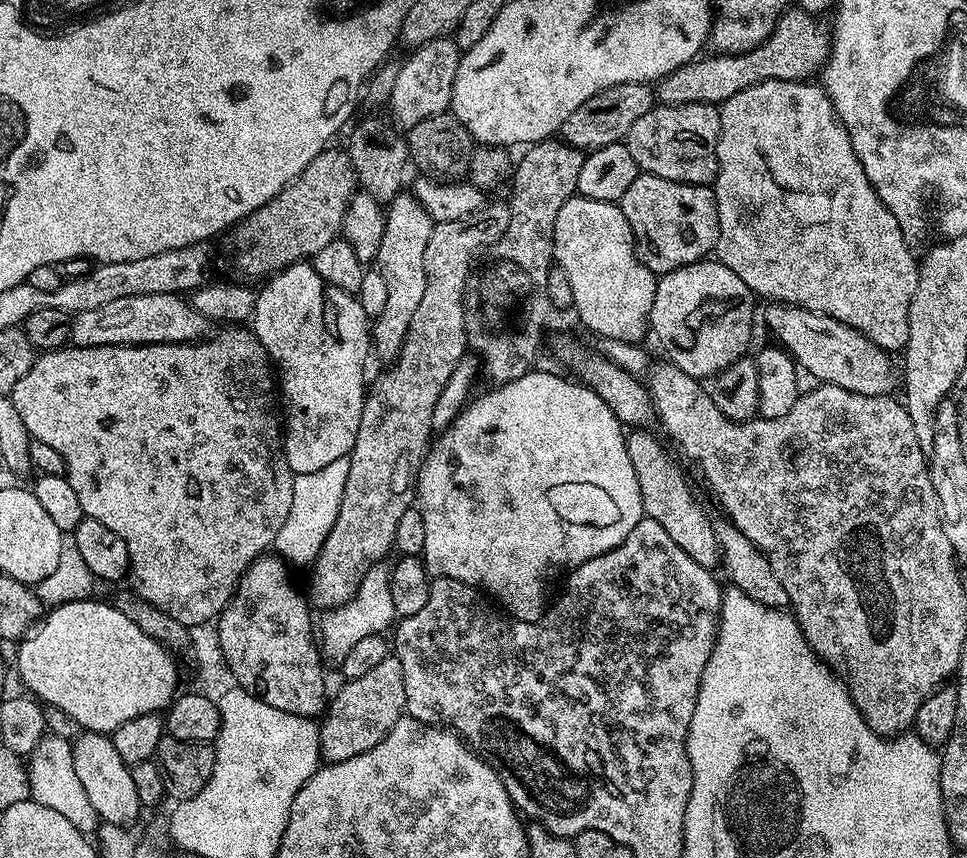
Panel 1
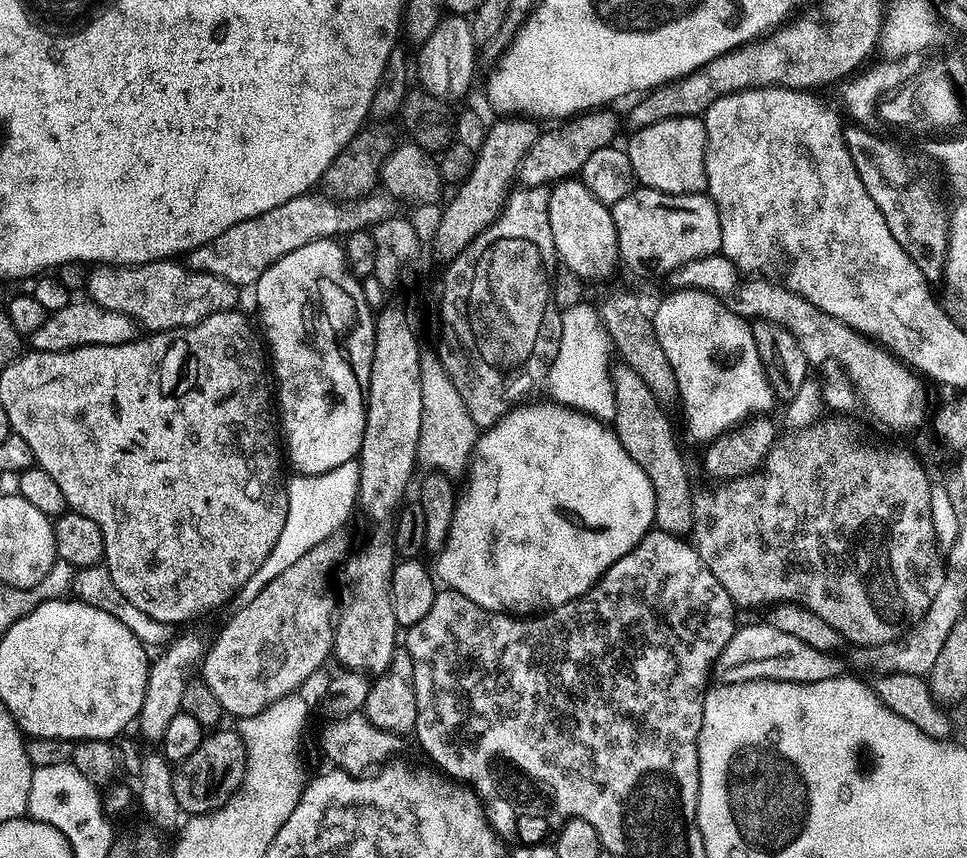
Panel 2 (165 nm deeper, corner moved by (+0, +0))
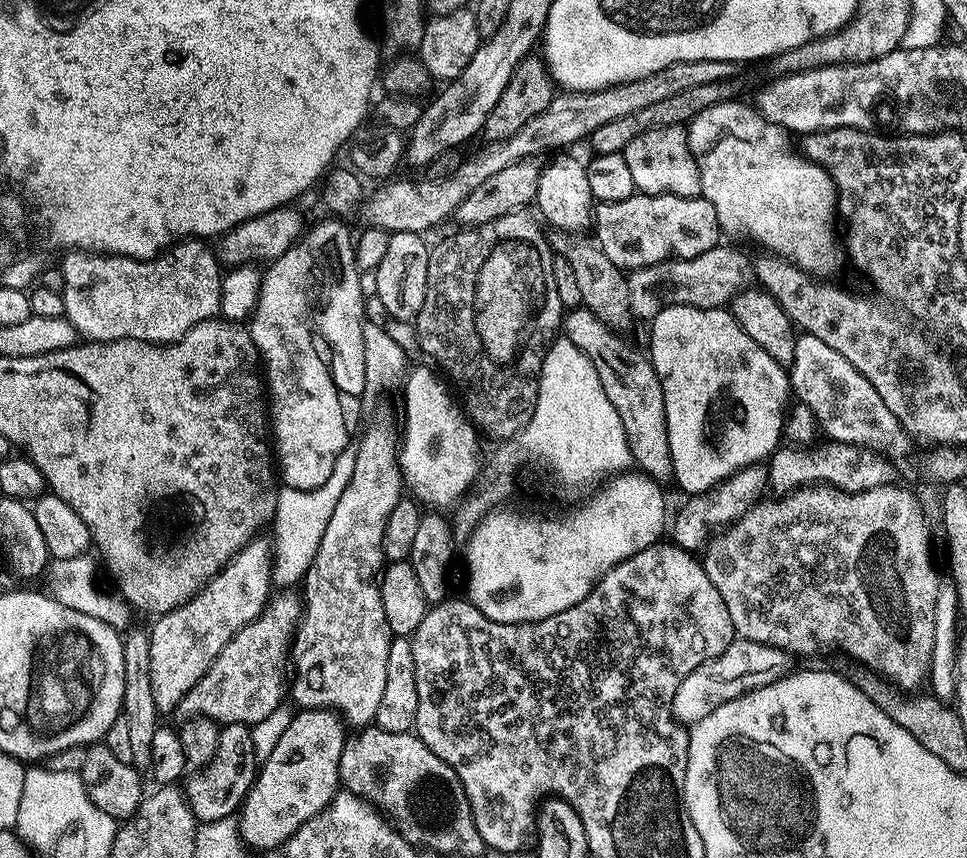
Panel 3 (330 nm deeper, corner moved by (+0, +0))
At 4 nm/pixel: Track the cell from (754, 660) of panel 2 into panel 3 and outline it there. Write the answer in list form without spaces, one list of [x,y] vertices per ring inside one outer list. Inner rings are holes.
[[[737,638],[722,654],[682,678],[682,686],[678,686],[672,699],[672,715],[685,726],[697,724],[706,714],[718,710],[718,706],[789,675],[788,659],[789,653],[782,648]]]

